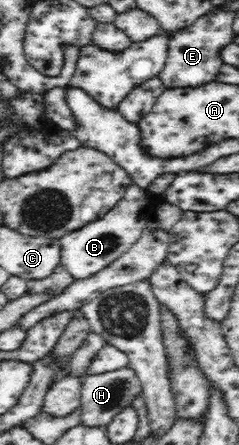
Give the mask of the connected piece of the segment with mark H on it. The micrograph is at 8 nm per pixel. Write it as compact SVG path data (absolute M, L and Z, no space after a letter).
M128 367L117 371L90 375L81 378L81 424L86 427L107 426L118 412L124 407L132 405L132 401L143 392L142 382L137 377L137 372Z

